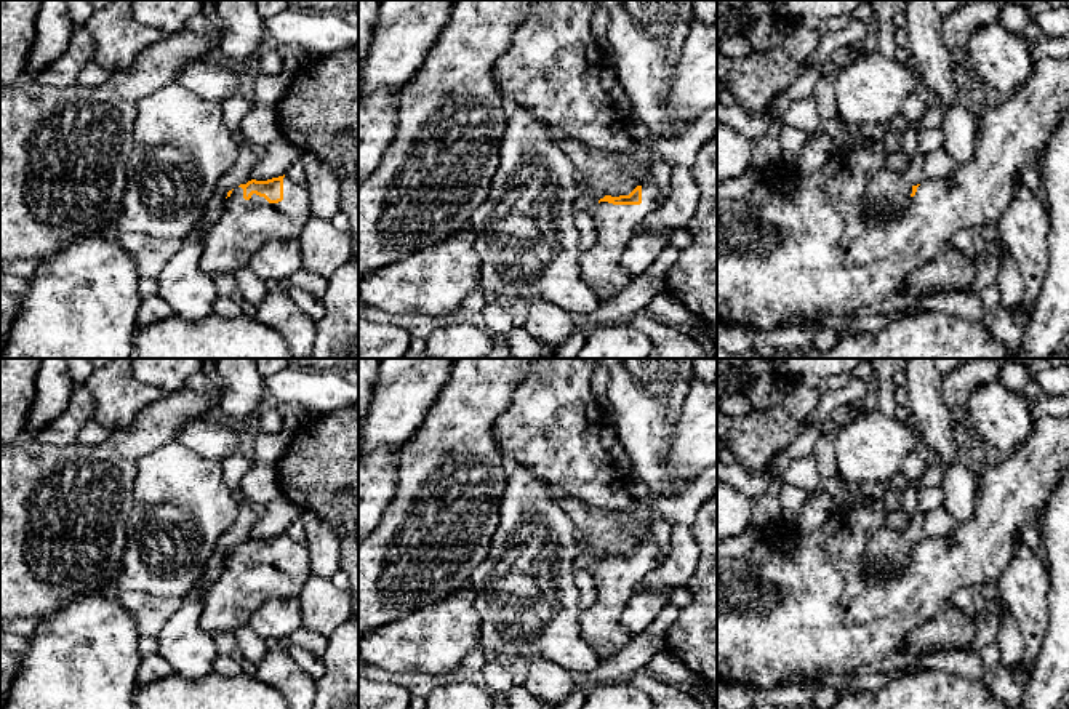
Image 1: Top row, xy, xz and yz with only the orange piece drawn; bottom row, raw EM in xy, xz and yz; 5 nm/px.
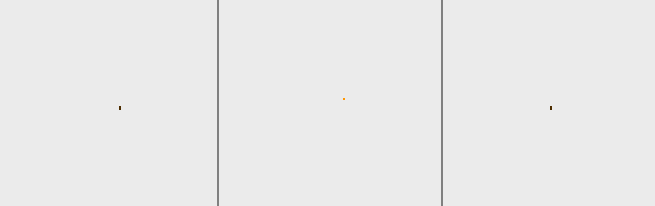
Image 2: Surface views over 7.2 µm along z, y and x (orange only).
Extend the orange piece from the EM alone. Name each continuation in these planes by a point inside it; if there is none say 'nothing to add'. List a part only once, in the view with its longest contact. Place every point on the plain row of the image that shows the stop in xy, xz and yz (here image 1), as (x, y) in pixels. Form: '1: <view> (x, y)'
1: xy (245, 584)

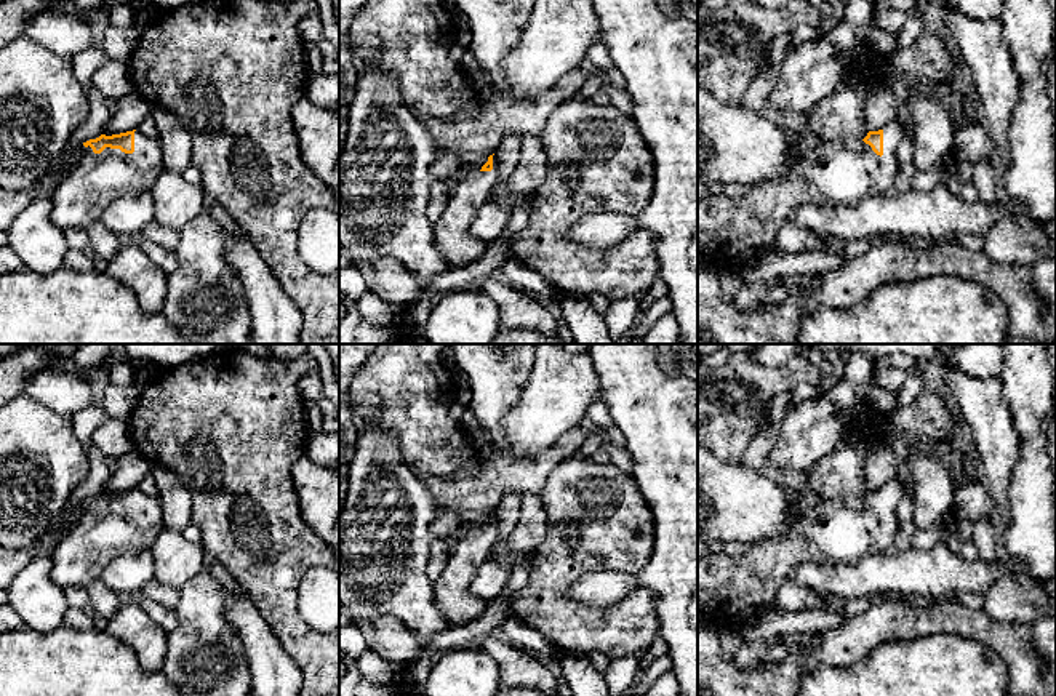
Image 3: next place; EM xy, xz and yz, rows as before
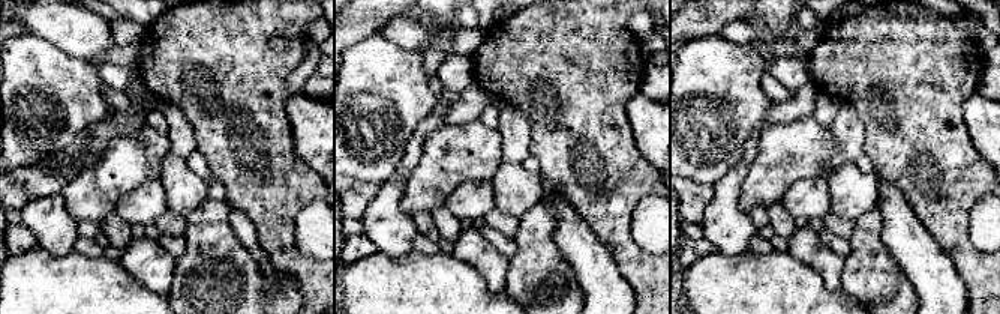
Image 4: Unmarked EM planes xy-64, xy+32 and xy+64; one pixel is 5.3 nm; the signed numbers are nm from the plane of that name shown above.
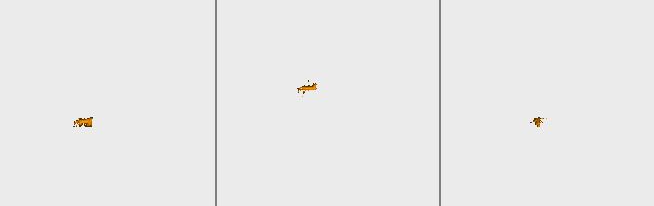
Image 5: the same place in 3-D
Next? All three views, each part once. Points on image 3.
1: xy (79, 559)

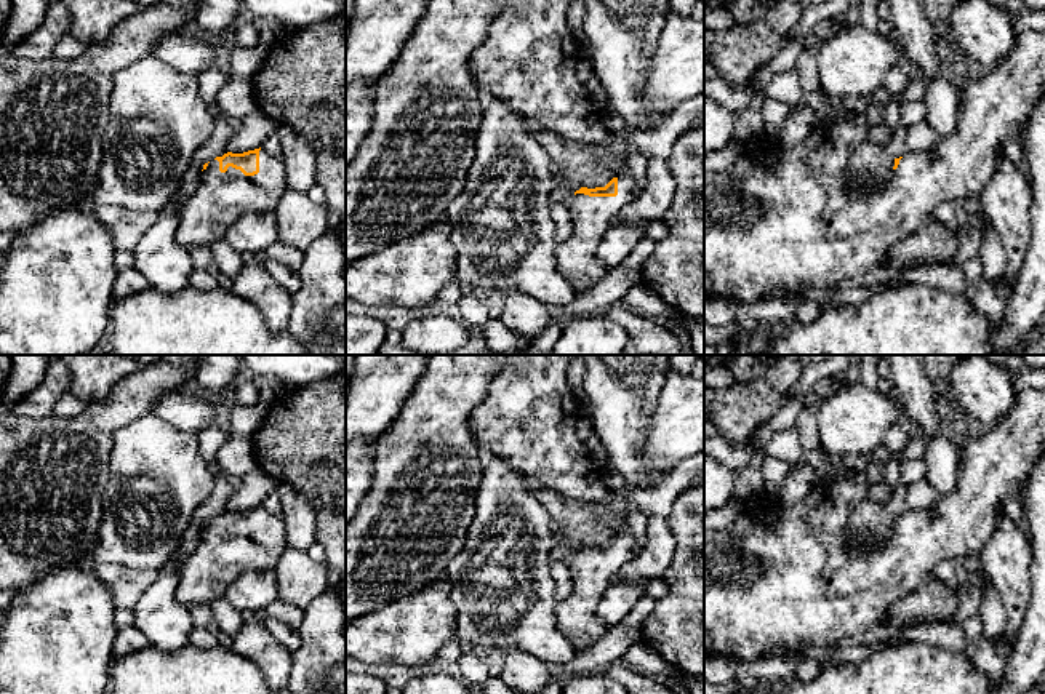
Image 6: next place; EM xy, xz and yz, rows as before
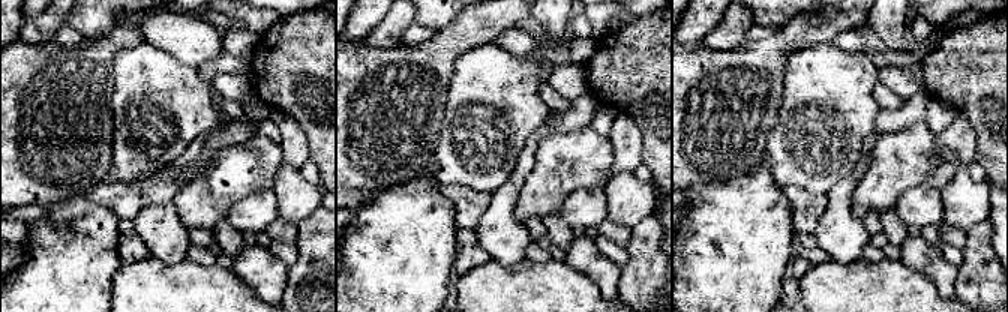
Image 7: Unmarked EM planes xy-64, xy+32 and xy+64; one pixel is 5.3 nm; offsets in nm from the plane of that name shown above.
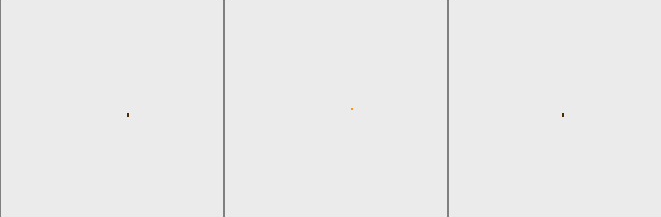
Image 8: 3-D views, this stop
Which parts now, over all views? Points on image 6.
1: xy (221, 557)

